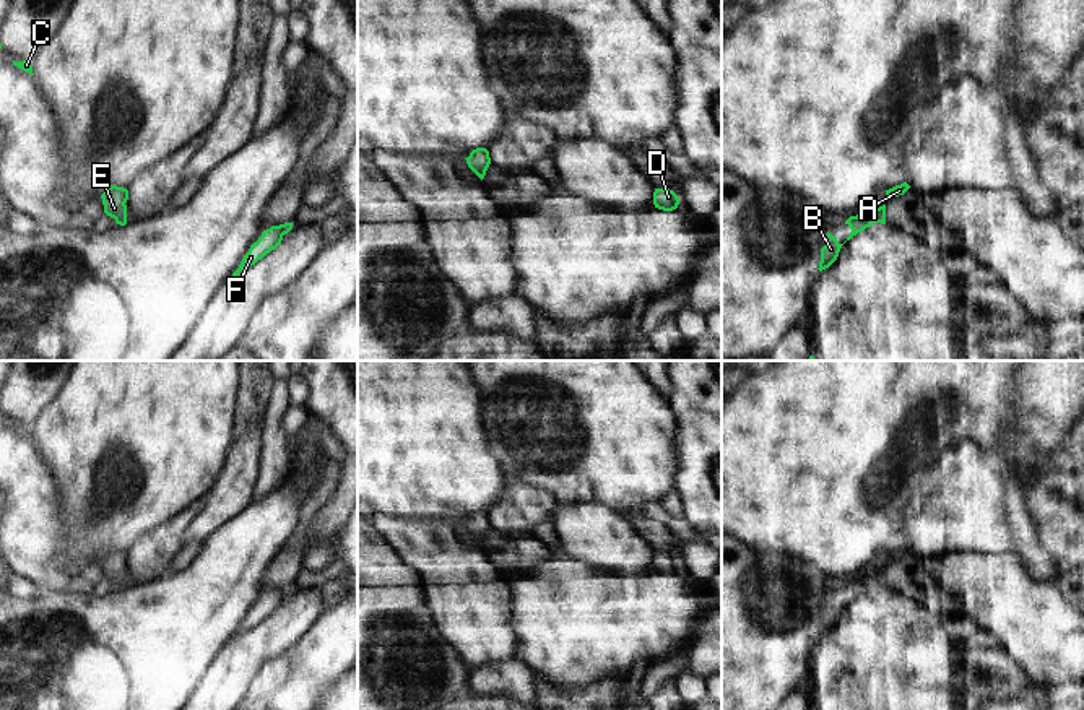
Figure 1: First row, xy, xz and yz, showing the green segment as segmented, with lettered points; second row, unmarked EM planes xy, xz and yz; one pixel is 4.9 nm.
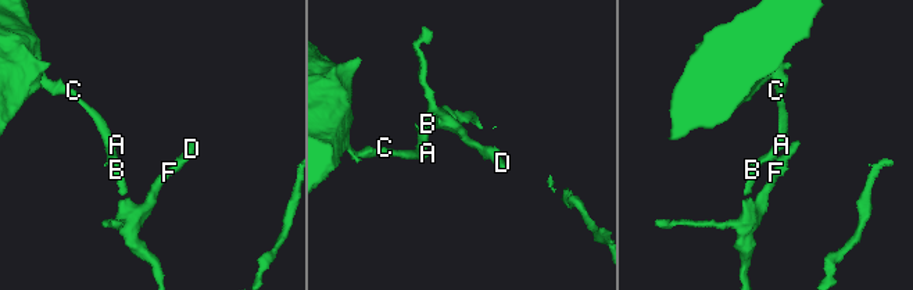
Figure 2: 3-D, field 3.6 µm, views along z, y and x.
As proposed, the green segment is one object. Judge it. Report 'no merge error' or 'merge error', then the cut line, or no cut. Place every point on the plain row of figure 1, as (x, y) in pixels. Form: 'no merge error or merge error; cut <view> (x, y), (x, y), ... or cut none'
no merge error; cut none

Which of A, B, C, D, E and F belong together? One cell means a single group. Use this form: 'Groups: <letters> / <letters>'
Groups: A B C D E F.

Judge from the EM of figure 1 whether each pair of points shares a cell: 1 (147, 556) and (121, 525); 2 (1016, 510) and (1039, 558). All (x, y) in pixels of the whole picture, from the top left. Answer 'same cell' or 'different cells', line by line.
1: different cells
2: same cell

